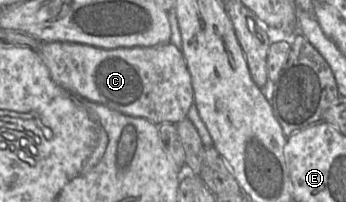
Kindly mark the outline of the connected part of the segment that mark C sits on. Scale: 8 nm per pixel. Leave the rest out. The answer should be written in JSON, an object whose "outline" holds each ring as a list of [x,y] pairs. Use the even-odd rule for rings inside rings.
{"outline":[[[42,42],[35,48],[49,70],[51,79],[60,87],[113,110],[143,117],[155,124],[178,123],[187,118],[194,102],[191,75],[180,48],[171,43],[152,47],[99,48],[92,45],[71,42]]]}

